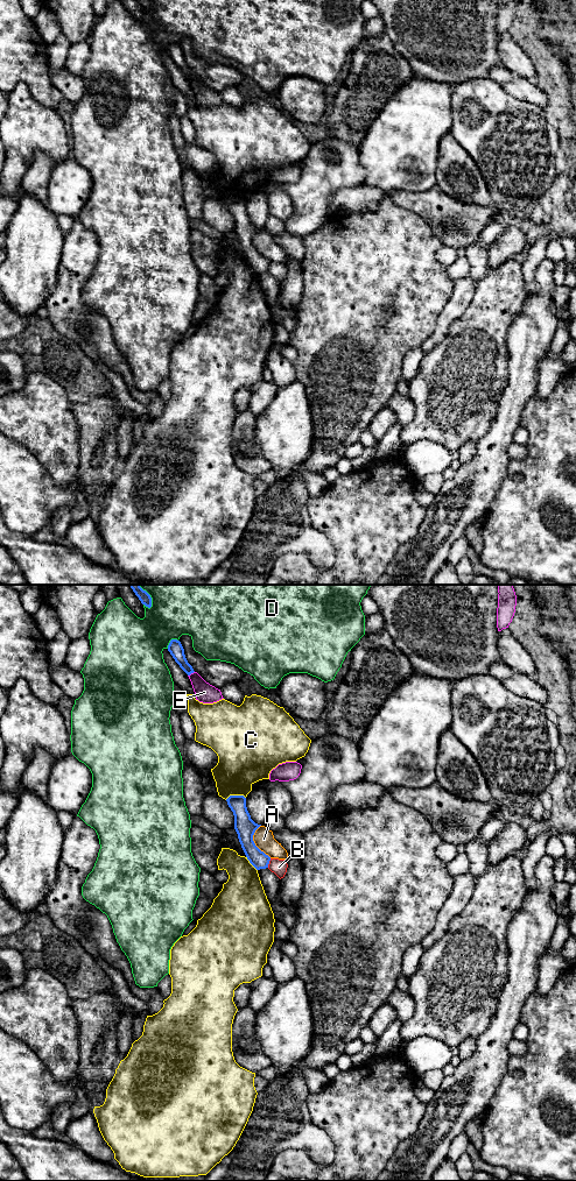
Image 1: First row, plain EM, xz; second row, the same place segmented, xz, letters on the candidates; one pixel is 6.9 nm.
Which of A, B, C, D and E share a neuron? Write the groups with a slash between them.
A / B E / C / D

